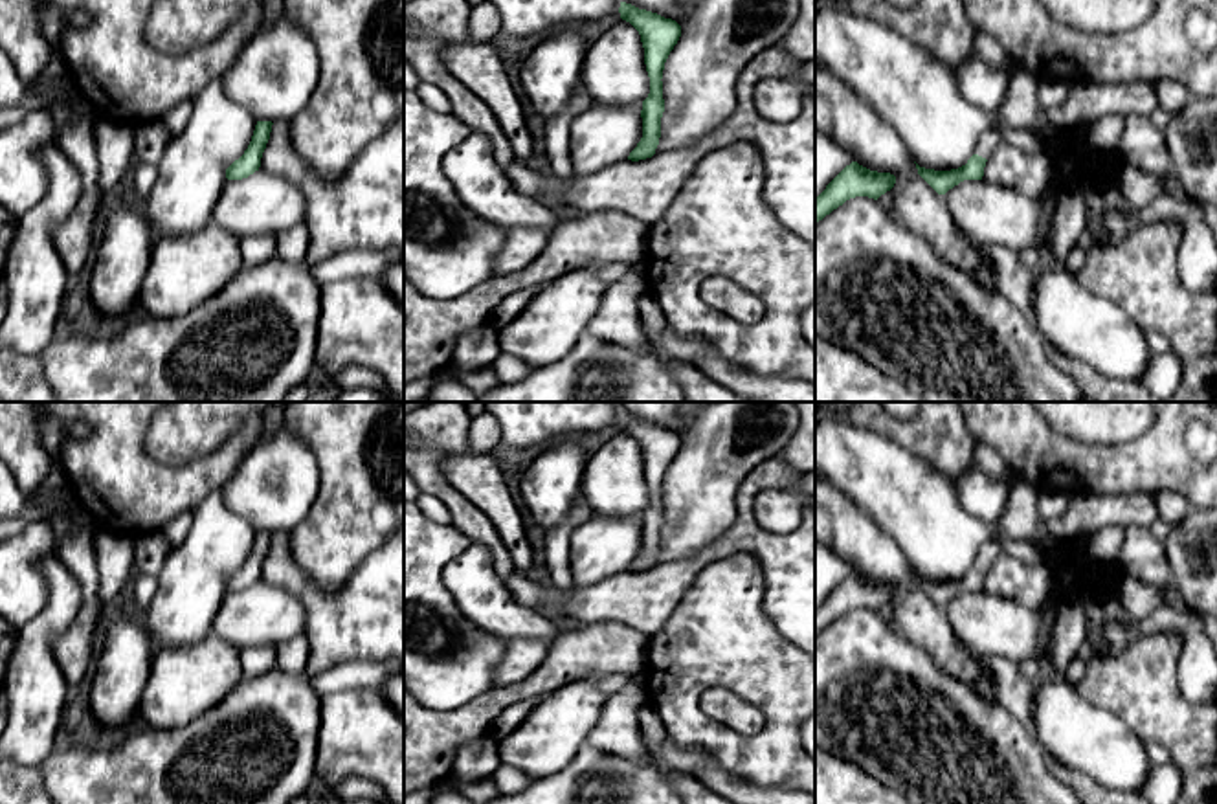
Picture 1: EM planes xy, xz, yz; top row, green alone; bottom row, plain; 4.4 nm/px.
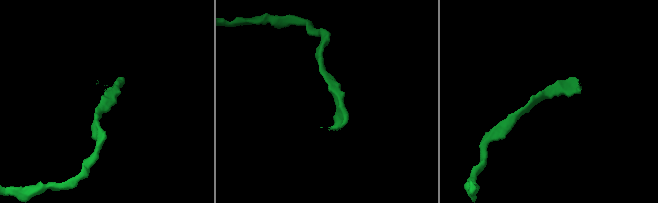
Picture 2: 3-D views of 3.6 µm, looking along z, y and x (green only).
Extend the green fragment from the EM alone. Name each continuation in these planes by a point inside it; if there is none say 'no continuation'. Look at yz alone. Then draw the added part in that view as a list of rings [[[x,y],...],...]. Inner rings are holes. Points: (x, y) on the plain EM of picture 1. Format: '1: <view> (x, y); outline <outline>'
1: yz (990, 551); outline [[[986,542],[982,543],[975,558],[975,565],[988,571],[1000,554],[1002,554],[1002,549],[997,542]]]

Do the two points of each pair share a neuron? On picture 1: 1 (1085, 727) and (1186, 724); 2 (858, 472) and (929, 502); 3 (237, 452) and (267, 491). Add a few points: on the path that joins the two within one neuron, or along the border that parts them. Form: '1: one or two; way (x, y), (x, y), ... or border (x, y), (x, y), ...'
1: two; border (1091, 702), (1113, 711), (1144, 742)
2: one; way (876, 472), (911, 502)
3: two; border (252, 446), (235, 472), (219, 489)

